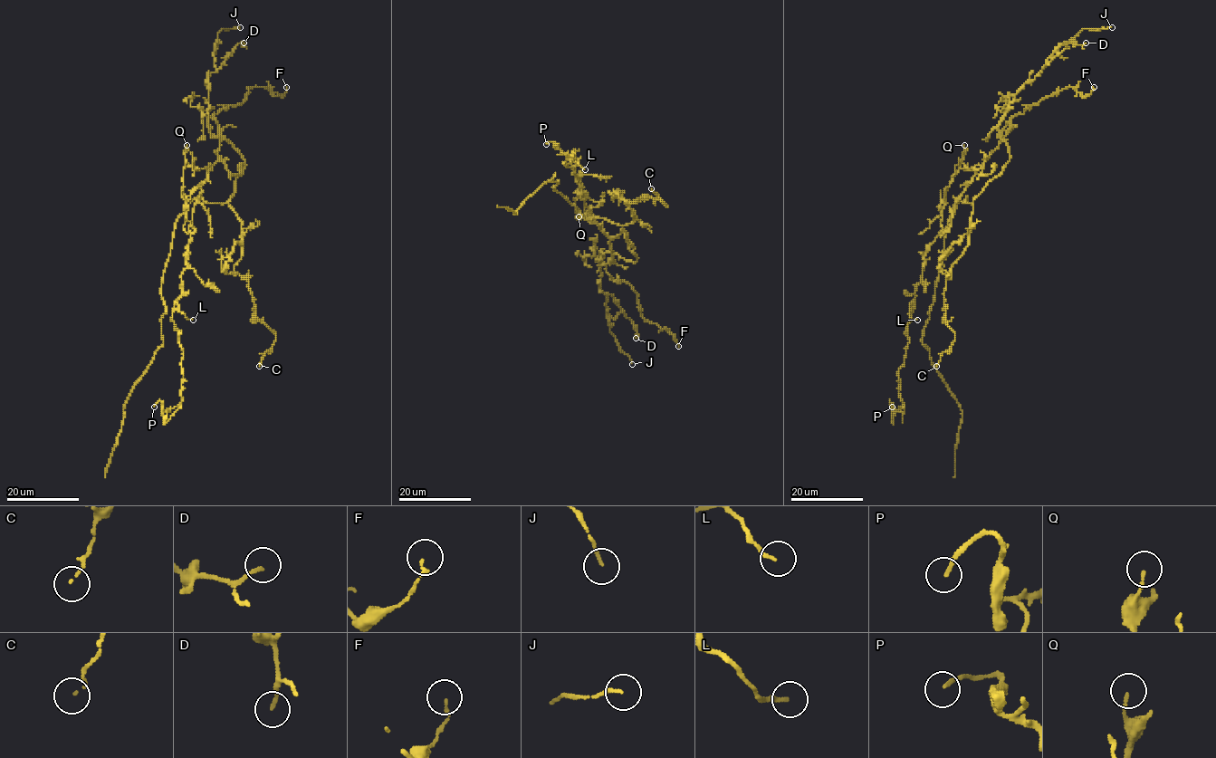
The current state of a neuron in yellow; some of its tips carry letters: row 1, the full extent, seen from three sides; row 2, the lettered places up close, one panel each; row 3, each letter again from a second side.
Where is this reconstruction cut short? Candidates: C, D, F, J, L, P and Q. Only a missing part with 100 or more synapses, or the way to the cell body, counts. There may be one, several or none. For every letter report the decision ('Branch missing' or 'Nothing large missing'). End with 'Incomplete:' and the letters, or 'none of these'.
C: Nothing large missing
D: Nothing large missing
F: Nothing large missing
J: Nothing large missing
L: Nothing large missing
P: Nothing large missing
Q: Nothing large missing
Incomplete: none of these

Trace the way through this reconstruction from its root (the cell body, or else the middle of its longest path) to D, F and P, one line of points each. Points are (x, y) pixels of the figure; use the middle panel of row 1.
D: (631, 250), (636, 256), (635, 262), (600, 250), (600, 290), (612, 296), (634, 323), (636, 338)
F: (631, 250), (636, 261), (614, 253), (606, 271), (632, 286), (643, 317), (667, 330), (678, 346)
P: (631, 250), (635, 262), (613, 254), (585, 206), (579, 177), (565, 164), (576, 150), (546, 144)

